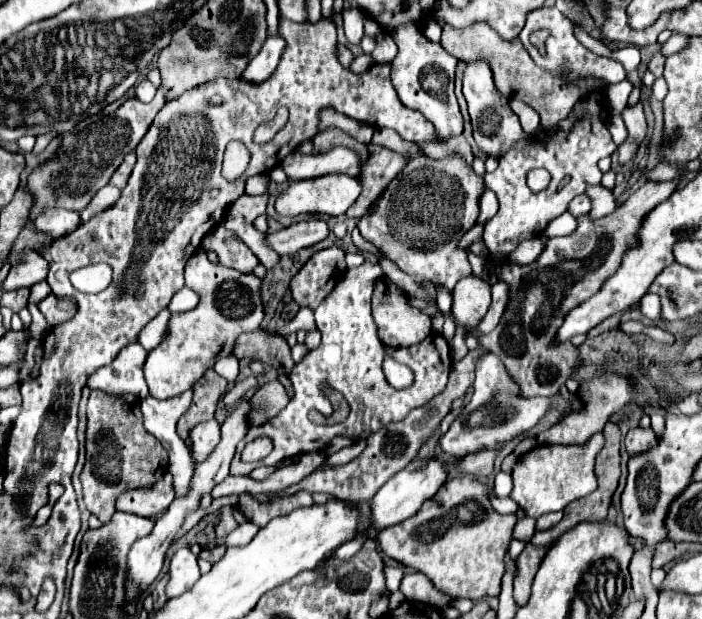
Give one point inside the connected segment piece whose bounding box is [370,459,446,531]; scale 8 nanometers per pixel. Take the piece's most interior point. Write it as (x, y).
(403, 495)

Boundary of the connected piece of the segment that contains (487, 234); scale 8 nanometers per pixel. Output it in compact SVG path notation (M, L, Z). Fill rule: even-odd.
M600 91L592 93L592 95L584 95L578 103L576 109L586 109L588 115L574 125L572 133L568 135L566 141L562 143L554 143L548 137L548 147L546 147L546 139L538 139L536 147L530 149L512 149L508 153L504 153L498 161L498 169L488 173L484 183L496 191L496 197L500 201L500 209L498 213L484 225L484 243L490 255L504 255L508 257L524 239L532 239L536 235L540 235L540 231L544 231L548 227L548 223L552 219L556 219L558 215L568 211L568 205L574 197L584 195L588 185L602 185L602 171L598 169L598 161L602 157L608 157L616 151L616 145L612 141L612 135L608 133L608 109L604 107L604 99L600 95ZM536 167L544 167L550 171L552 181L550 187L540 191L540 193L532 193L526 185L526 173L530 169ZM564 177L570 177L570 183L562 189L558 189L560 181Z

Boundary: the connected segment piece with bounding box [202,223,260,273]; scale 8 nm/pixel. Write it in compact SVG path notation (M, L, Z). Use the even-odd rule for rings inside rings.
M218 223L206 237L202 239L202 245L206 249L216 251L222 265L238 269L242 273L252 273L256 265L260 265L258 257L250 251L250 247L236 237L234 231L226 229L222 223Z

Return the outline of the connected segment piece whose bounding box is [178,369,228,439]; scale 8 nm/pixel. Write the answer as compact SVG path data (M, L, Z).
M208 369L202 379L198 381L198 393L194 393L194 401L188 409L188 413L182 415L182 421L178 423L178 435L182 439L188 437L188 431L202 423L202 421L208 421L214 417L214 411L216 411L216 403L218 399L224 395L226 391L226 379L220 377L214 369Z

